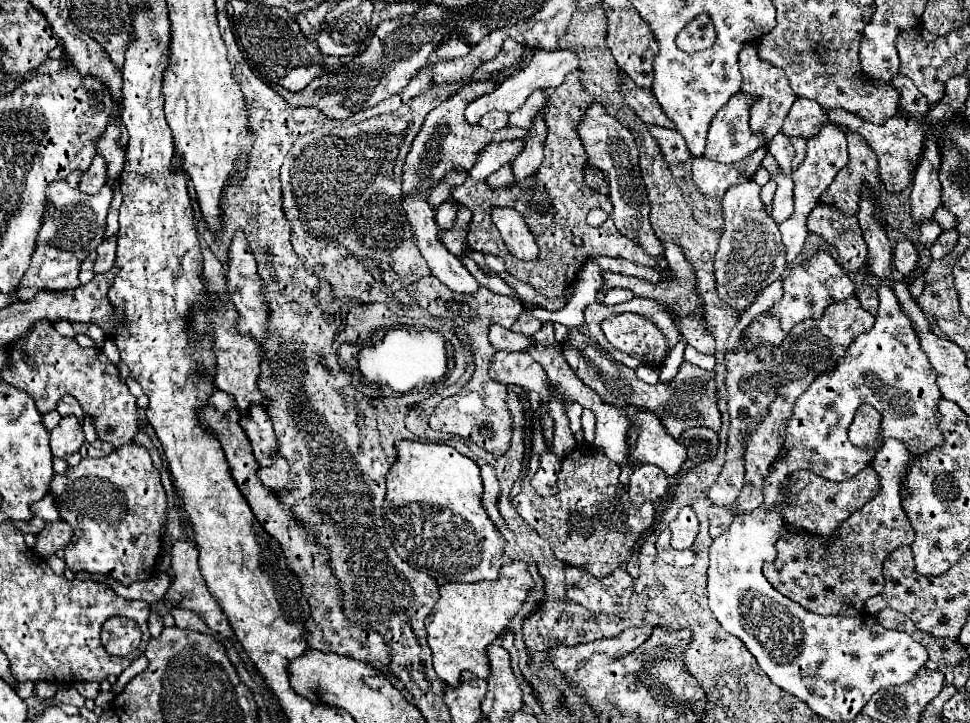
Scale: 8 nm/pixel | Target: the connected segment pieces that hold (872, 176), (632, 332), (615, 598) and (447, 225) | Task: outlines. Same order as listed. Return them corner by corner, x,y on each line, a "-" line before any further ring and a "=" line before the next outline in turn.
847,128
845,134
849,142
849,164
835,176
833,184
829,184
821,200
831,202
845,214
857,214
861,184
869,180
869,184
873,184
873,190
877,190
877,156
861,136
849,132
=
617,314
601,322
607,340
621,352
635,356
645,366
661,366
667,356
667,338
645,316
=
573,566
565,568
567,600
581,604
589,612
597,614
621,614
629,610
633,594
633,578
617,568
613,574
597,580
585,570
=
443,202
435,208
435,220
441,230
451,230
455,226
455,220
459,216
459,202

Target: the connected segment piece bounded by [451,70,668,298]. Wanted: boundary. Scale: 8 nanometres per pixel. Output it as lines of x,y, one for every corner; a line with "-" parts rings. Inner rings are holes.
575,70
565,78
561,86
549,90
549,108
545,114
545,122
549,128
545,140
545,155
535,176
515,182
501,190
491,190
483,182
472,180
466,180
461,186
451,188
451,196
455,200
461,200
461,204
467,204
467,208
473,212
466,237
469,246
483,254
503,256
507,272
511,276
515,276
521,282
531,284
541,296
547,296
547,298
565,298
565,290
573,284
577,270
589,256
625,256
626,260
655,268
659,274
668,268
668,263
663,256
659,258
647,256
640,246
631,242
629,238
625,238
617,230
611,218
603,226
597,226
597,228
585,222
587,210
601,208
605,212
611,212
613,208
611,208
609,196
597,190
591,190
589,186
581,186
585,184
583,174
587,166
587,152
581,144
577,126
581,124
585,112
593,104
591,94
581,84
581,76
583,72
-
493,206
511,206
521,212
521,216
525,218
529,230
533,232
539,244
539,258
535,262
513,260
513,256
509,254
509,250
501,240
499,230
491,220
-
575,238
581,238
583,244
575,244
573,242

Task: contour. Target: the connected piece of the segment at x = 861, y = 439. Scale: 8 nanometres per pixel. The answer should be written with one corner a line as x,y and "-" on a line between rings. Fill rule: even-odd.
863,404
857,410
855,420
849,428
849,440
853,440
853,444
859,448
867,448
879,444
879,436
881,436
881,414
873,406

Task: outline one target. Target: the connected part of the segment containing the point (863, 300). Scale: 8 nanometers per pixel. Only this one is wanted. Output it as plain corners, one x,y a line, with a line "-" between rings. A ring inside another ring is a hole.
865,286
862,291
857,295
861,306
868,312
871,312
873,316
877,314
877,308
879,308
879,296
877,296
877,290
873,286

